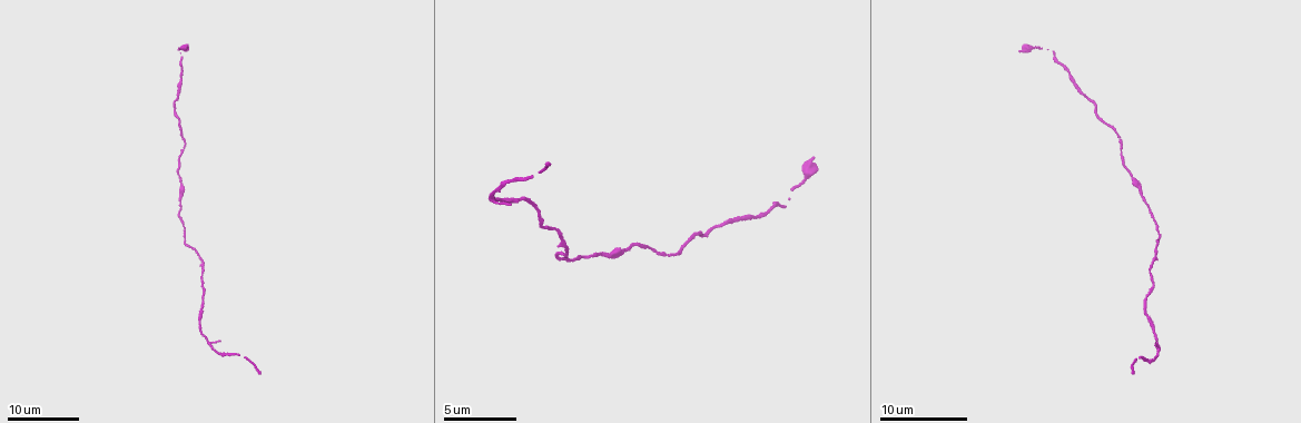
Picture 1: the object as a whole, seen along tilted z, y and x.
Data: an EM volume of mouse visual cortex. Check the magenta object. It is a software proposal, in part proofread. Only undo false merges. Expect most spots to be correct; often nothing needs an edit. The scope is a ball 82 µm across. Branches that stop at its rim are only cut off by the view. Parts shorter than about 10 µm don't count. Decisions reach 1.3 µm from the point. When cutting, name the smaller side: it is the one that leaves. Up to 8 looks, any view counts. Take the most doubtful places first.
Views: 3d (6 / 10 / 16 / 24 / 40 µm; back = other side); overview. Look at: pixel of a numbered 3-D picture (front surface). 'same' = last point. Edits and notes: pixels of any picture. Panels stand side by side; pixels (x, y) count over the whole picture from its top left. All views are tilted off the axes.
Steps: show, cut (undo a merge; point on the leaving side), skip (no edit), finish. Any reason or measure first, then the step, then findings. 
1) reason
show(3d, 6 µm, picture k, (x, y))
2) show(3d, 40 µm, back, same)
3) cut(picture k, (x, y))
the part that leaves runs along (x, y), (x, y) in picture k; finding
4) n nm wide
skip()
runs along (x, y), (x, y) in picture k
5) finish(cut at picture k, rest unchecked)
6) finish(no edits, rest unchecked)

thick turns thin
show(3d, 24 µm, picture 1, (202, 268))

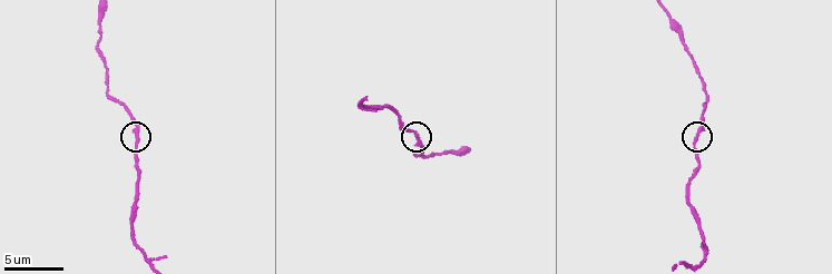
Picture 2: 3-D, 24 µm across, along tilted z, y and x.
show(3d, 10 µm, picture 2, (138, 137))

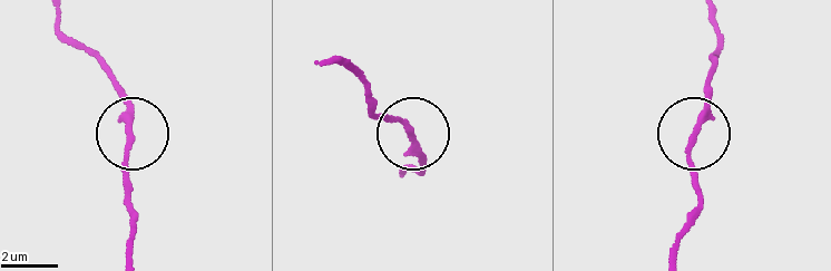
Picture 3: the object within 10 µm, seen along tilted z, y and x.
skip()
one neuron here

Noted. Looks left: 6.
sudden change in width
show(3d, 10 µm, picture 2, (469, 148))

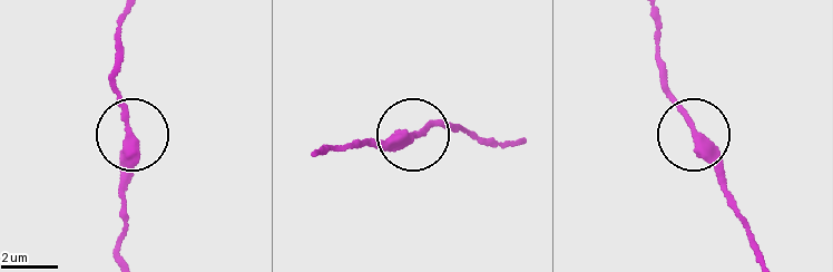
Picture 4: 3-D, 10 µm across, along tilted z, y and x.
skip()
runs along (123, 254), (121, 171), (129, 127), (114, 71) in picture 4; all the same neuron

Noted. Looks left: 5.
show(3d, 10 µm, picture 2, (131, 229))

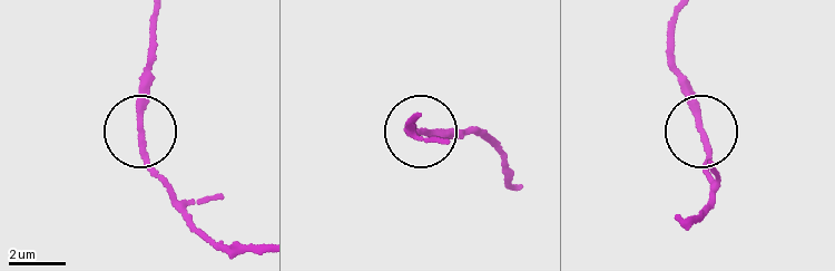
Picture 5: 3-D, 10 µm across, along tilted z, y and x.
zoom in
show(3d, 6 µm, picture 5, (422, 130))

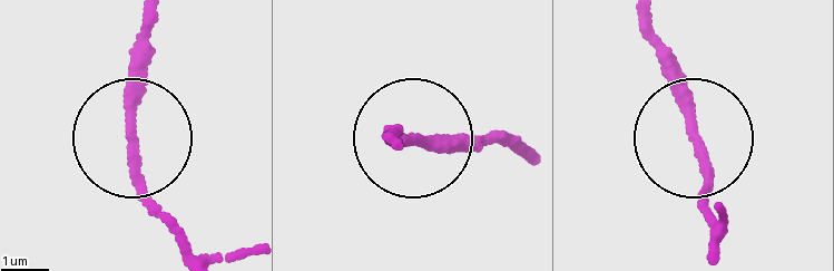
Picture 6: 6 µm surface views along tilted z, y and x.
skip()
runs along (150, 19), (130, 145), (185, 254) in picture 6; one neuron here

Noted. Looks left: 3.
show(3d, 16 µm, picture 2, (698, 75))

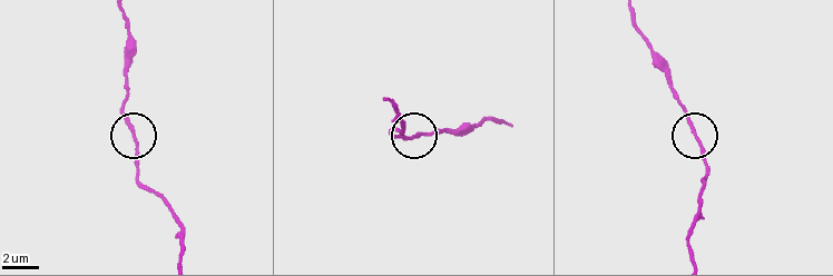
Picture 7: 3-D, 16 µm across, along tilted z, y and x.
show(3d, 6 µm, picture 7, (412, 137))

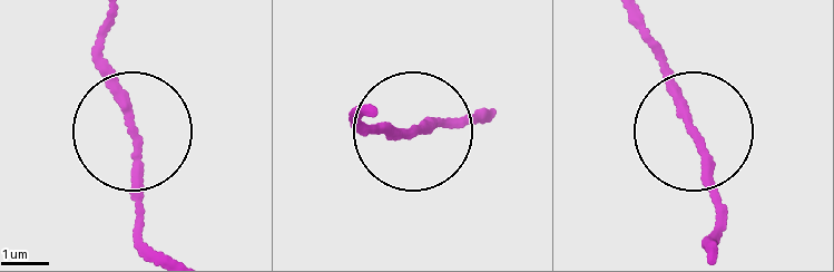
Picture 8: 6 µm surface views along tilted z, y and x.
side arm 32 µm
skip()
runs along (692, 126), (655, 47) in picture 8; continuous, no second neuron

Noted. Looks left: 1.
finish(no edits, rest unchecked)

